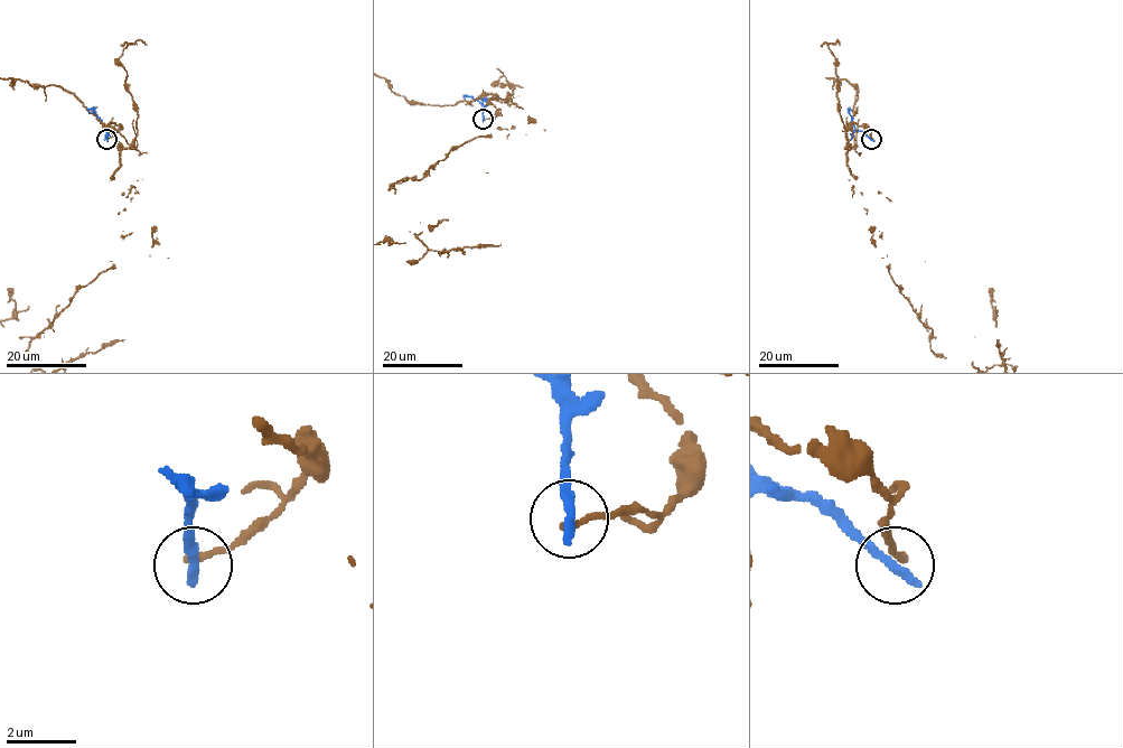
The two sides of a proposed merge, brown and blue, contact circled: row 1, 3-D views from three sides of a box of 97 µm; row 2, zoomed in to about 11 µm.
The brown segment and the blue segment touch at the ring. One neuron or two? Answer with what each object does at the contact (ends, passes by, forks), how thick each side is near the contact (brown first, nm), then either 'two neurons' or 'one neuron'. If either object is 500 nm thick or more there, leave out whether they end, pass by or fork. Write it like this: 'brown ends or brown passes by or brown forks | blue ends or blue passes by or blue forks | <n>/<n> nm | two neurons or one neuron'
brown ends | blue ends | 220/360 nm | two neurons

